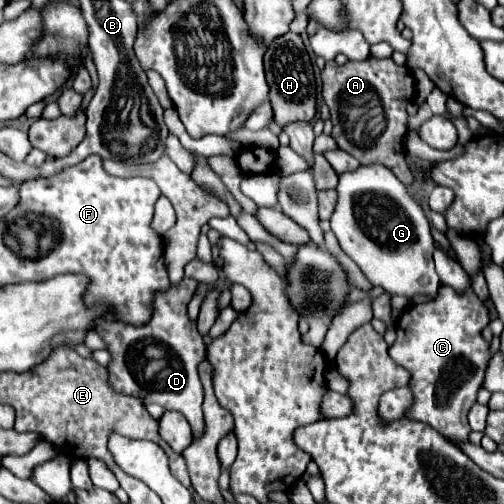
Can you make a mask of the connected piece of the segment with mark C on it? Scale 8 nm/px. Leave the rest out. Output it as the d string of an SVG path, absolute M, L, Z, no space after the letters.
M441 286L441 296L437 300L427 304L413 304L409 306L399 318L397 318L397 340L389 348L389 356L395 364L403 366L411 372L409 388L413 392L413 408L405 414L409 420L425 422L431 428L435 428L445 438L455 438L461 442L467 442L467 436L471 432L467 414L469 408L477 402L477 392L481 390L485 368L491 360L489 342L481 336L481 330L489 324L489 308L483 300L475 296L475 292L469 288L469 292L453 292L449 286Z

